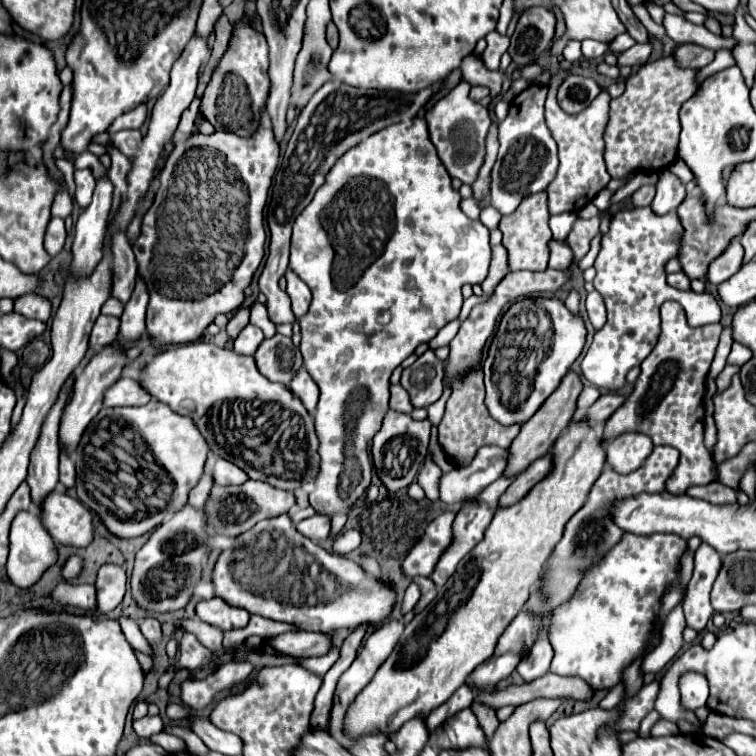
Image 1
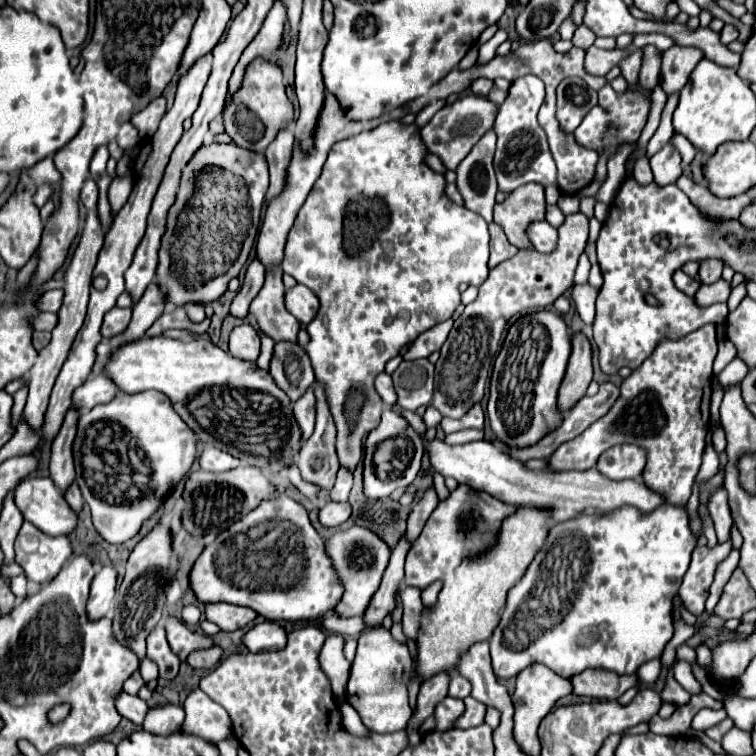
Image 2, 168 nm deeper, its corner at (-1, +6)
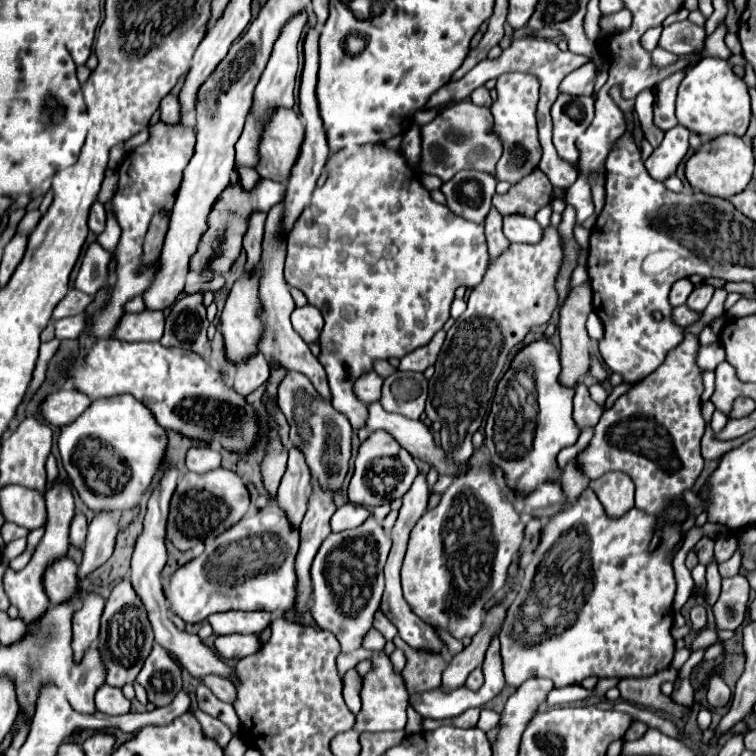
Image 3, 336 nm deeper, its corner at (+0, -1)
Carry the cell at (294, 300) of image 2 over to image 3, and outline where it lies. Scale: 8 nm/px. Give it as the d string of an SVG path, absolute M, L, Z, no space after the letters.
M306 305L306 307L296 307L292 313L292 327L300 333L300 337L312 345L318 341L320 331L322 331L322 313L314 307L314 305Z

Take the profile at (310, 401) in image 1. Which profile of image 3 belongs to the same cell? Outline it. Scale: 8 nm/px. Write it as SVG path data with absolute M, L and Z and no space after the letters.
M296 447L290 449L290 457L288 457L288 469L282 477L280 489L278 489L278 497L276 497L276 505L288 515L288 523L292 523L292 527L300 527L306 509L308 509L308 481L310 481L310 471L308 465L304 461L304 455L300 455L300 451Z

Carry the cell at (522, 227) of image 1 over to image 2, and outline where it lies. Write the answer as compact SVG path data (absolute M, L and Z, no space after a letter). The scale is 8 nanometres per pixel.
M525 184L511 192L501 204L495 204L495 224L499 224L507 240L521 248L533 248L525 228L531 222L545 220L545 194L541 184Z

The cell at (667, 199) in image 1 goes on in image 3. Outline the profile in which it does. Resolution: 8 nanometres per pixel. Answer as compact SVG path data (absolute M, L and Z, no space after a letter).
M672 127L664 133L664 141L658 149L654 149L654 153L644 161L650 177L654 177L656 181L664 181L666 177L670 177L678 163L686 157L688 151L688 135L690 131L686 127Z

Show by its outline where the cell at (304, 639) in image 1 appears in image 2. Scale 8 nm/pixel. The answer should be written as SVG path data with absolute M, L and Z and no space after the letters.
M265 620L261 624L255 624L245 636L245 646L251 652L263 652L263 650L279 650L287 644L287 630L279 626L277 622Z

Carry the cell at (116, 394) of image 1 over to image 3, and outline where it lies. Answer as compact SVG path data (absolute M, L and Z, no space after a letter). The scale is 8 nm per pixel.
M60 389L60 391L52 391L40 403L40 415L48 425L62 427L72 423L72 419L80 417L90 403L92 401L76 389Z

